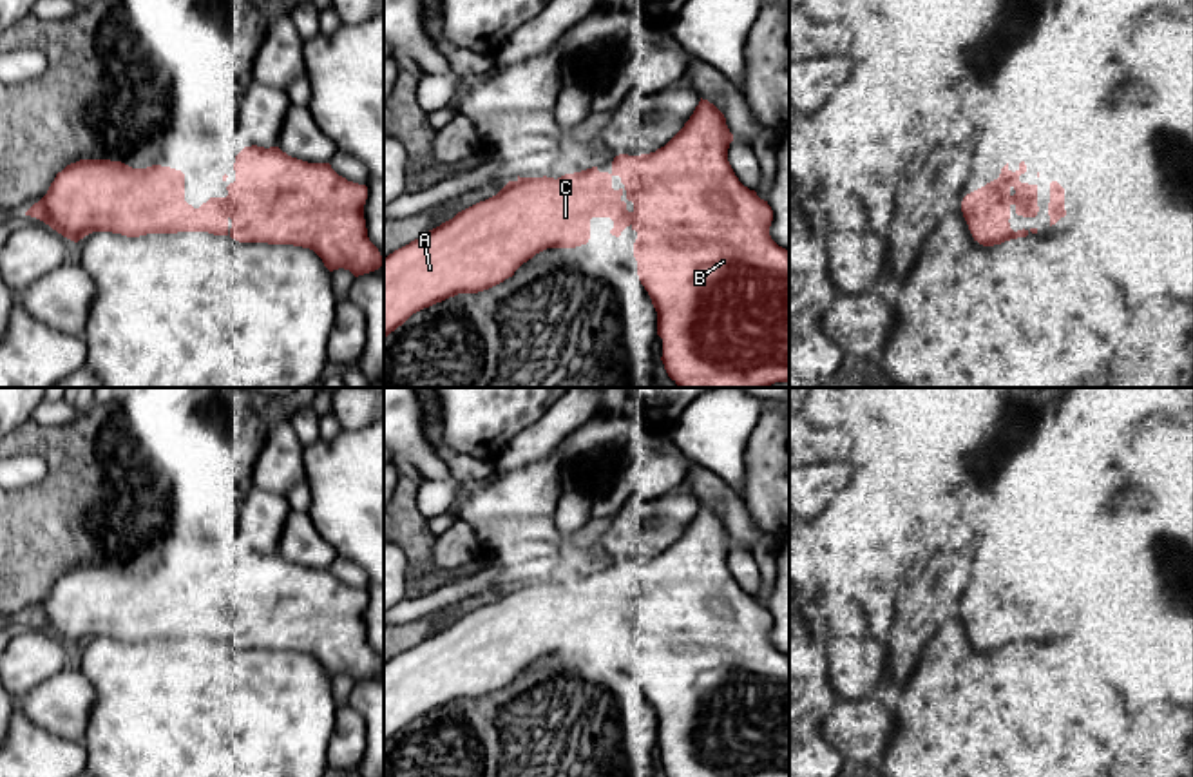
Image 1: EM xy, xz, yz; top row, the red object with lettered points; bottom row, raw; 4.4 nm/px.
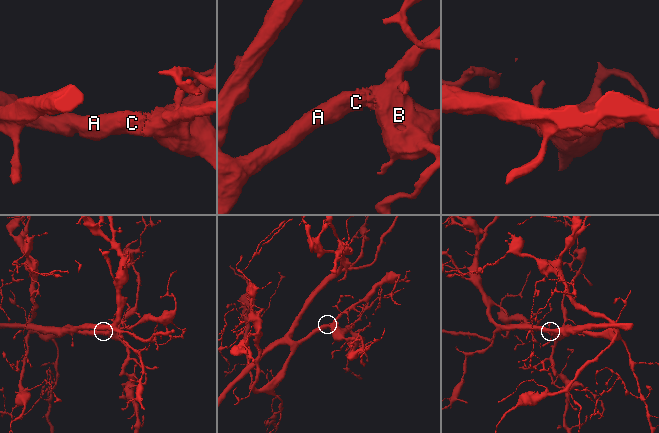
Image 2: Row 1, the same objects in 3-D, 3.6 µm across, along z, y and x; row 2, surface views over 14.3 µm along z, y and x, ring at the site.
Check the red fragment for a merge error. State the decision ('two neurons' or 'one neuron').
one neuron

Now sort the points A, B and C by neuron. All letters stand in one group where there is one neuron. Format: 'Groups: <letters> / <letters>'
Groups: A B C

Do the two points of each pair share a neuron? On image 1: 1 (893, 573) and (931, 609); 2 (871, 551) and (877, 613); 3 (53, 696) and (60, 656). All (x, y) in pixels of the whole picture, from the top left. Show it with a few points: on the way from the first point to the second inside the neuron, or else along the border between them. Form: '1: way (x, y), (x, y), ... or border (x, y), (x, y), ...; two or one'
1: border (933, 551), (922, 571), (902, 591); two
2: border (900, 589), (880, 589), (868, 600); two
3: border (75, 661), (38, 681), (22, 696); two

